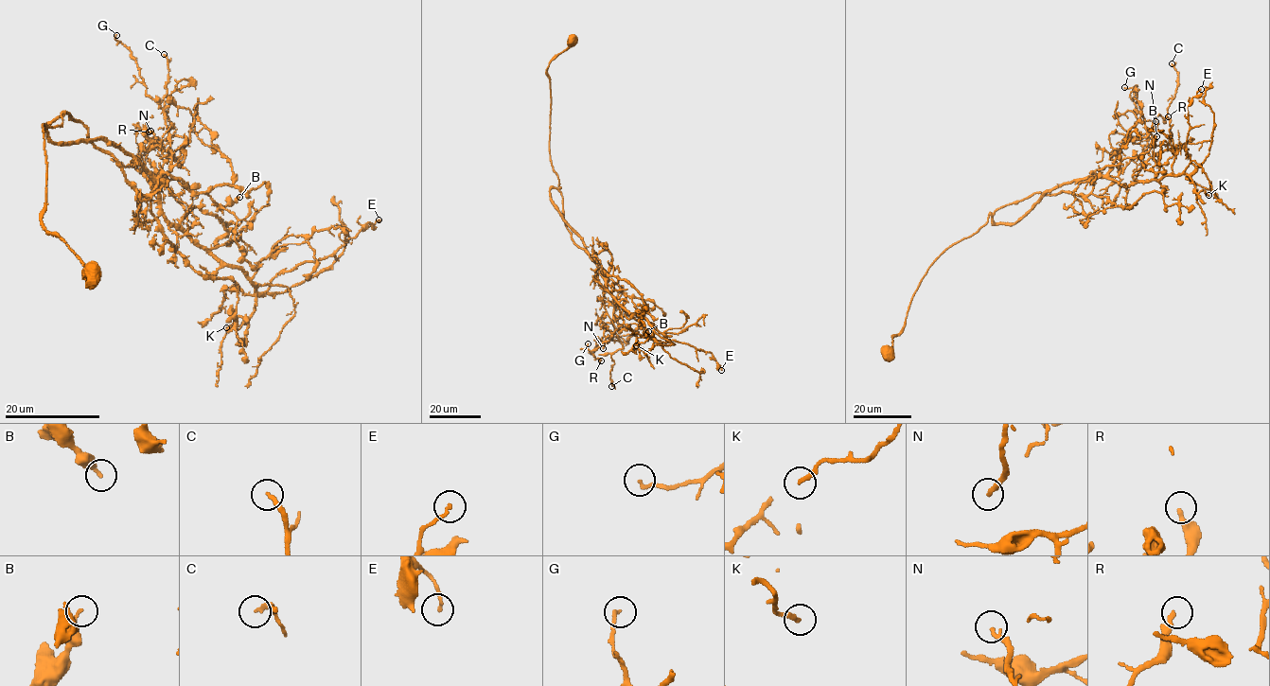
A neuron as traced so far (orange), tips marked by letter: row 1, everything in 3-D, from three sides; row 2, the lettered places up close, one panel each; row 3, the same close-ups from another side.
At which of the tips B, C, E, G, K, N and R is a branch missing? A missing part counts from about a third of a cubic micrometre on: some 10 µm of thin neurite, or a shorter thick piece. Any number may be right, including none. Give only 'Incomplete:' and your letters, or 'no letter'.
Incomplete: C, N

